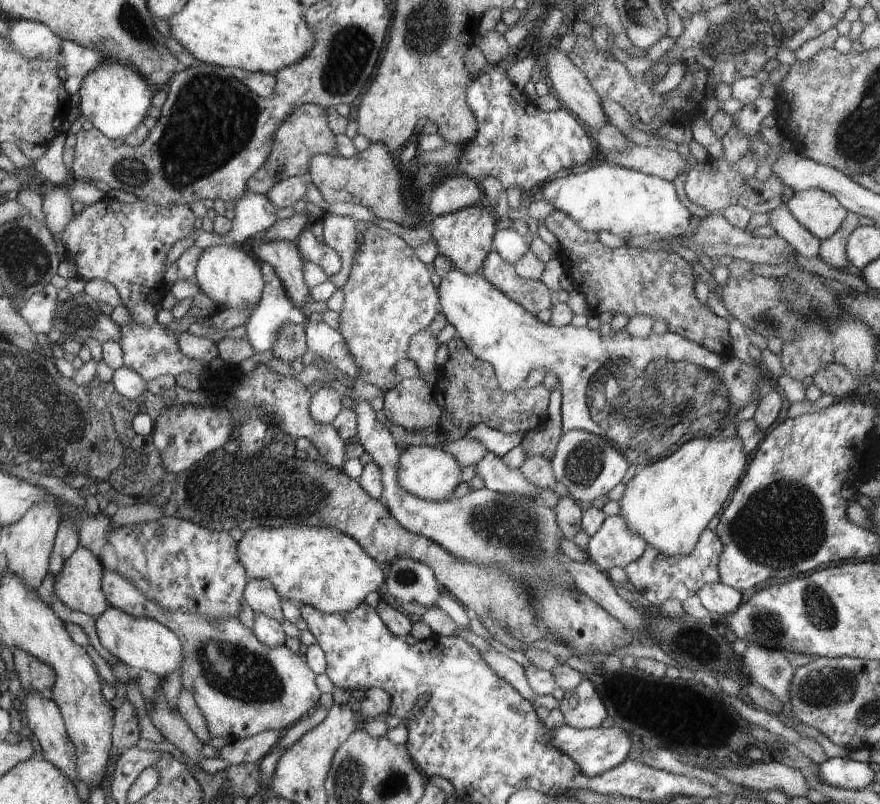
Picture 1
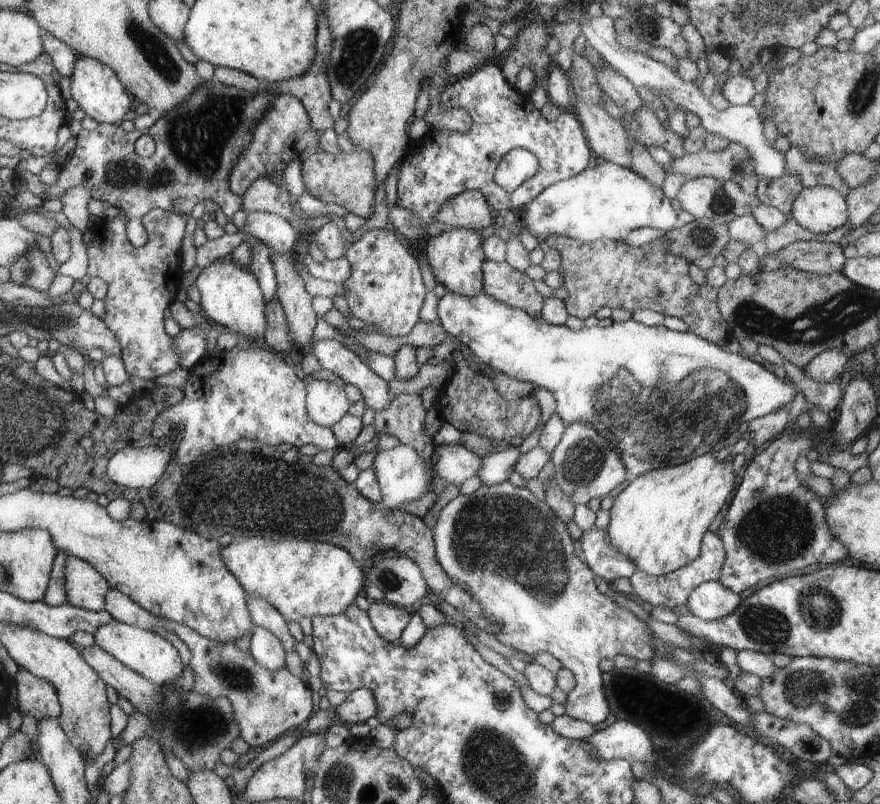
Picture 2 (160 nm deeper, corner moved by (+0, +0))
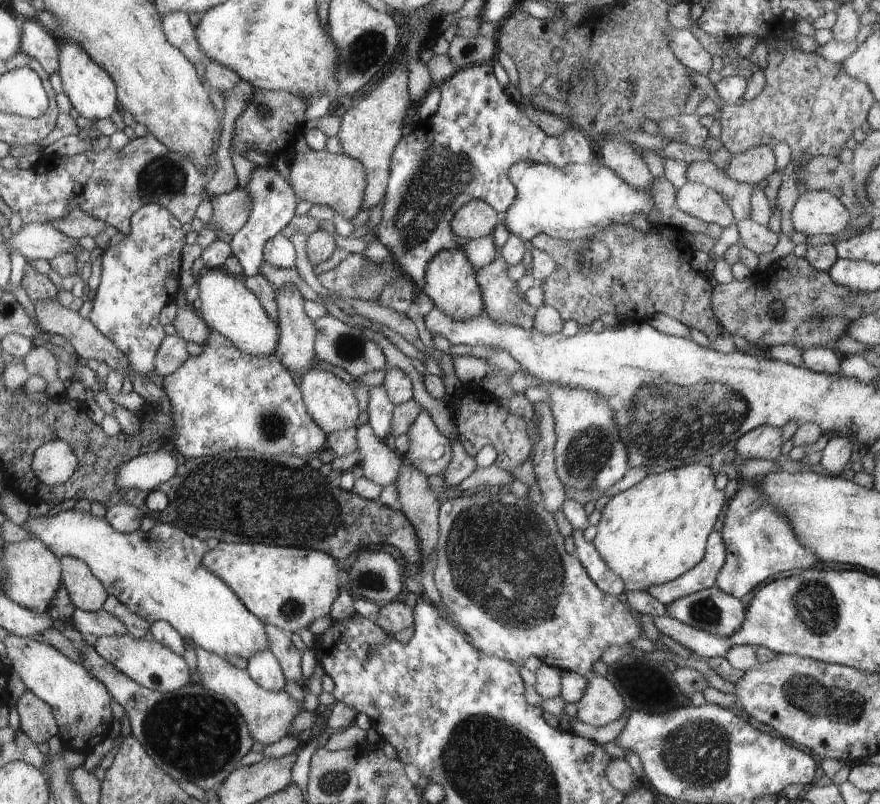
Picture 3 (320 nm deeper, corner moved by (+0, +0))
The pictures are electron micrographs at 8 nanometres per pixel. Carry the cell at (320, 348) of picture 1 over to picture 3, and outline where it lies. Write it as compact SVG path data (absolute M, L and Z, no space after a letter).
M370 387L371 394L368 403L369 425L374 434L382 440L386 440L391 434L391 418L395 404L388 398L386 389Z

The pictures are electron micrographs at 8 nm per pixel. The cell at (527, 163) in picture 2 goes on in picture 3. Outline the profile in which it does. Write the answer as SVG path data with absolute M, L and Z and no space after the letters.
M520 160L510 167L506 180L507 185L517 190L517 195L506 209L503 224L524 242L531 241L537 234L564 240L589 239L610 224L630 223L638 212L647 217L654 208L650 194L630 186L598 160L562 168Z

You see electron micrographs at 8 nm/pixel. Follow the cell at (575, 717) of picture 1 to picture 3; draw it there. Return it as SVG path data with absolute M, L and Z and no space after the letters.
M477 492L476 494L468 493L455 499L449 499L439 506L439 539L437 542L436 554L436 570L434 570L434 582L441 596L441 606L443 607L442 615L445 613L451 622L458 626L462 632L469 637L470 644L476 651L480 651L482 655L493 656L499 659L510 661L518 667L524 666L524 661L530 656L536 656L547 665L552 665L562 671L574 671L588 679L587 689L584 696L577 702L578 715L577 720L594 725L604 726L608 722L614 722L621 718L622 713L626 709L624 697L621 692L614 686L607 677L596 676L592 672L592 665L596 662L606 648L610 646L622 646L628 644L631 640L638 637L646 637L640 625L639 615L634 613L626 605L623 598L604 594L602 590L592 582L586 570L578 558L568 554L564 549L564 537L558 531L554 514L542 504L535 505L528 498L521 499L514 492L501 494L486 494L485 492Z

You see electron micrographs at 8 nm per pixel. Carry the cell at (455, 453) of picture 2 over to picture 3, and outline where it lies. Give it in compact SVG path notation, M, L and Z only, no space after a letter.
M422 408L419 418L401 439L404 461L427 477L444 474L453 452L451 440L438 431L428 411Z

